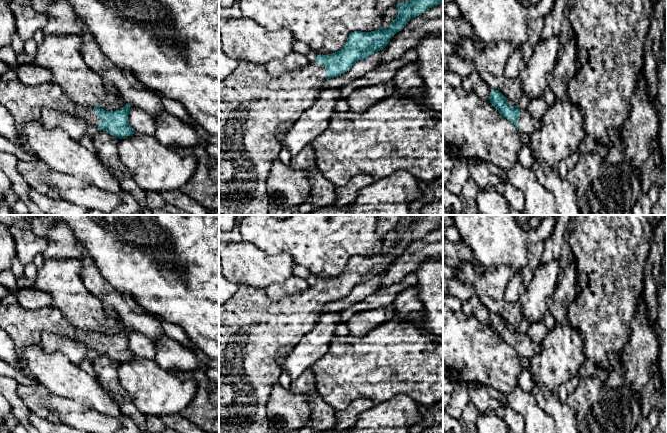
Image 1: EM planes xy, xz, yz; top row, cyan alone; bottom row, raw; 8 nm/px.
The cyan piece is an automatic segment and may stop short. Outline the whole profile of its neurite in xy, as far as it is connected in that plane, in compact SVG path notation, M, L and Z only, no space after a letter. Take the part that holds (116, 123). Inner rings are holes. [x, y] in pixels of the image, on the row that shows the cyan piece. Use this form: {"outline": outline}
{"outline": "M11 70L0 75L0 104L12 115L15 128L24 144L26 140L23 128L28 123L40 121L42 110L46 108L80 118L119 139L136 132L129 125L131 106L127 103L116 111L106 111L95 104L79 106L56 83L25 85Z"}

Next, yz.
{"outline": "M491 89L489 101L518 131L530 135L541 125L541 121L536 120L527 109L519 109L516 105L510 106L508 99L498 90Z"}

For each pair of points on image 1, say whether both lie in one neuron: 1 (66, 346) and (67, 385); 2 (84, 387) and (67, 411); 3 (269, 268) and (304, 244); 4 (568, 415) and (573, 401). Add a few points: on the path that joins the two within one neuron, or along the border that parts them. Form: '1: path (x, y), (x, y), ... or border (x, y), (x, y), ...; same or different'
1: border (44, 348), (49, 353), (61, 352), (78, 366); different
2: border (52, 394), (72, 399), (87, 409), (96, 410); different
3: border (266, 251), (270, 253), (287, 252), (296, 263); different
4: border (564, 402), (574, 412), (577, 422); different

